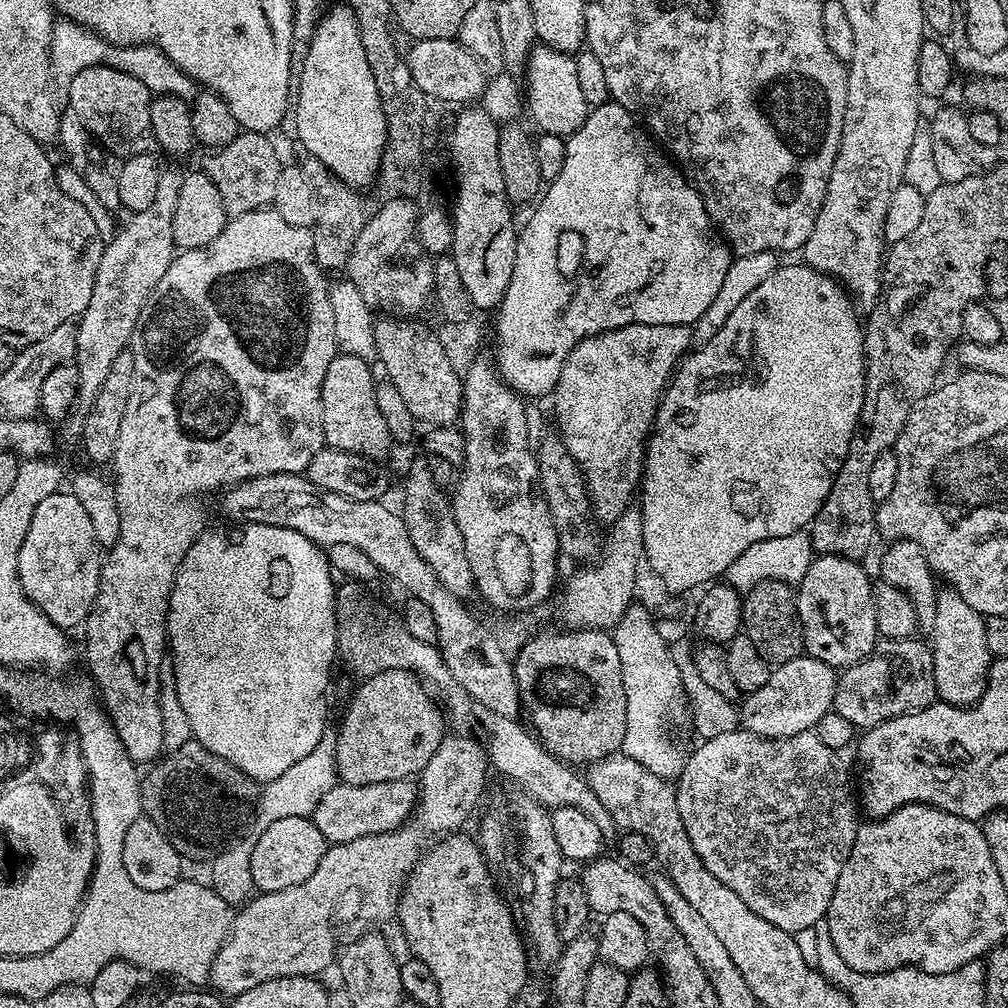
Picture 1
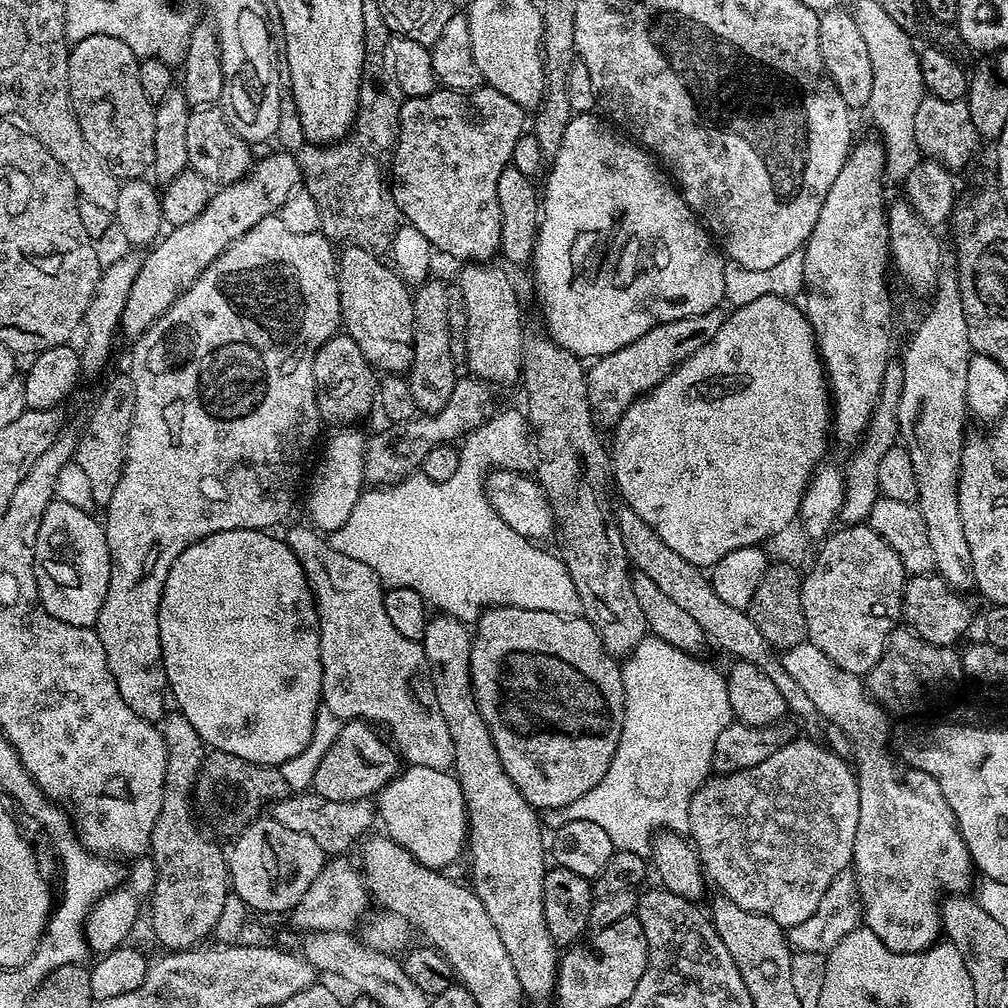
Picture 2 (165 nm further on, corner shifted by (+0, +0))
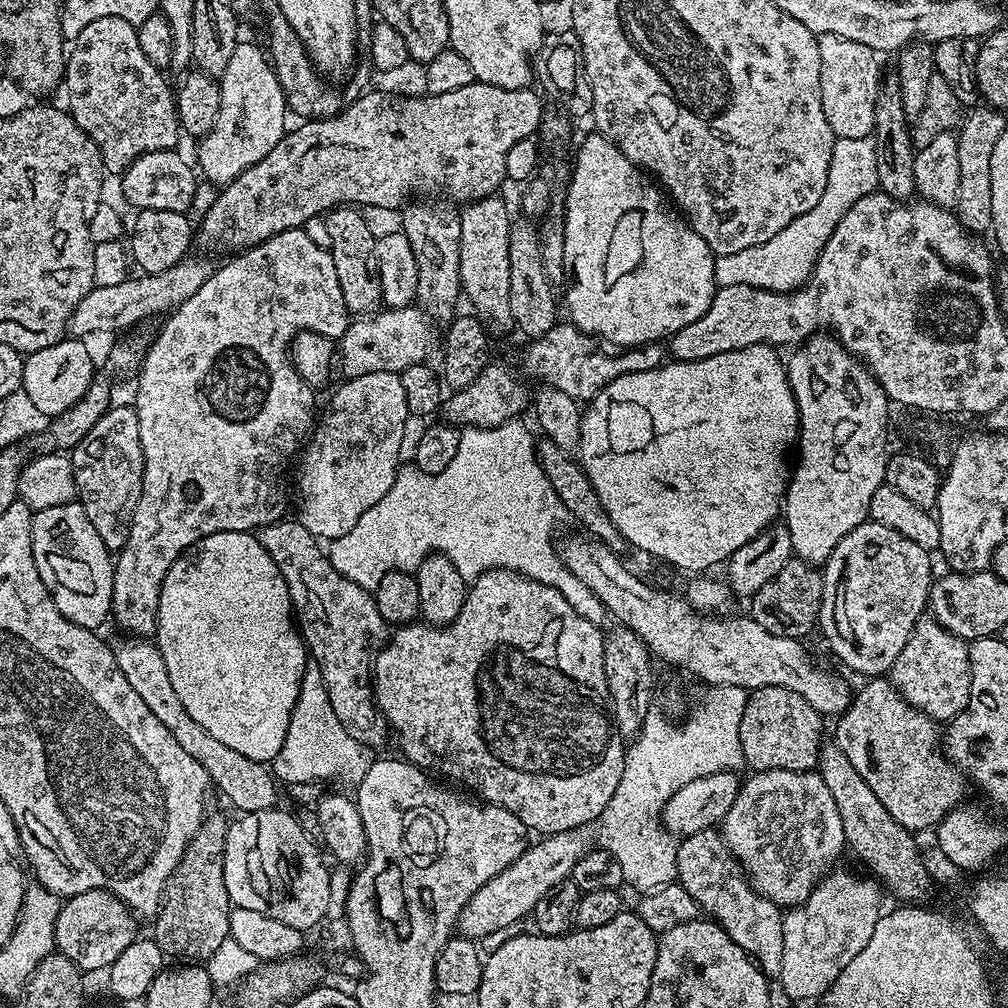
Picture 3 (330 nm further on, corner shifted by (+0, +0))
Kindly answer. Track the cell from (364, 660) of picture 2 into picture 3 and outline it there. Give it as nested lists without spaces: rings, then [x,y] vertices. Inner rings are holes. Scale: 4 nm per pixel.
[[[299,519],[275,520],[273,524],[259,529],[258,535],[270,558],[274,558],[282,578],[286,578],[298,631],[304,638],[315,667],[319,668],[322,674],[322,682],[326,682],[326,694],[330,694],[330,706],[334,706],[338,722],[342,722],[342,726],[346,726],[348,733],[358,738],[358,742],[373,750],[379,750],[384,739],[387,736],[389,739],[390,725],[376,706],[374,688],[370,683],[370,669],[373,667],[374,657],[389,639],[390,628],[385,624],[382,614],[378,614],[375,595],[369,589],[358,586],[358,582],[340,576],[338,570],[334,570],[334,566],[329,562],[325,549],[316,537],[310,534],[310,530],[300,524]]]

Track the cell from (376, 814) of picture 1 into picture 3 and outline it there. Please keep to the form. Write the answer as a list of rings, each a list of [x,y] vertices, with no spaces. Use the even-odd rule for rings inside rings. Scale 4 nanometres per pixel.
[[[120,638],[124,640],[115,641],[112,644],[112,653],[118,662],[118,670],[126,674],[126,682],[134,686],[134,691],[150,706],[150,711],[158,717],[158,722],[170,730],[170,734],[178,741],[178,746],[206,770],[209,781],[237,808],[237,813],[257,812],[267,808],[277,807],[276,788],[278,781],[272,775],[267,763],[246,758],[246,754],[238,754],[238,750],[230,750],[230,746],[225,746],[218,742],[182,706],[182,701],[178,699],[178,694],[174,690],[174,685],[170,683],[170,674],[166,674],[166,662],[162,662],[162,654],[155,643],[148,638]]]

